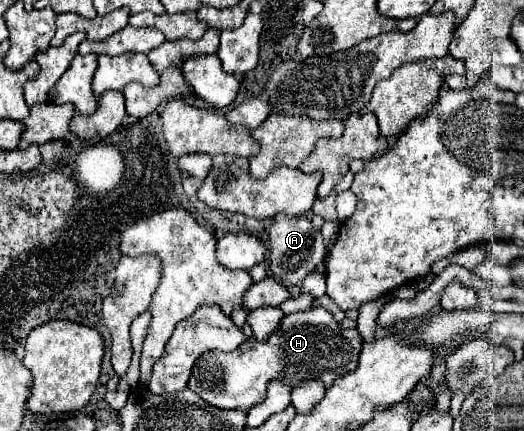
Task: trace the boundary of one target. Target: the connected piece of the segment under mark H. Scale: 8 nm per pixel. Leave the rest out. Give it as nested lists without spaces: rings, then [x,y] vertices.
[[[315,306],[311,310],[285,315],[279,329],[265,342],[249,338],[233,352],[205,352],[196,361],[187,388],[217,408],[247,412],[265,400],[265,390],[271,380],[299,386],[313,378],[321,380],[323,386],[329,388],[339,376],[357,368],[362,344],[363,338],[357,328],[344,329],[339,322],[329,322],[327,310],[323,306]]]

